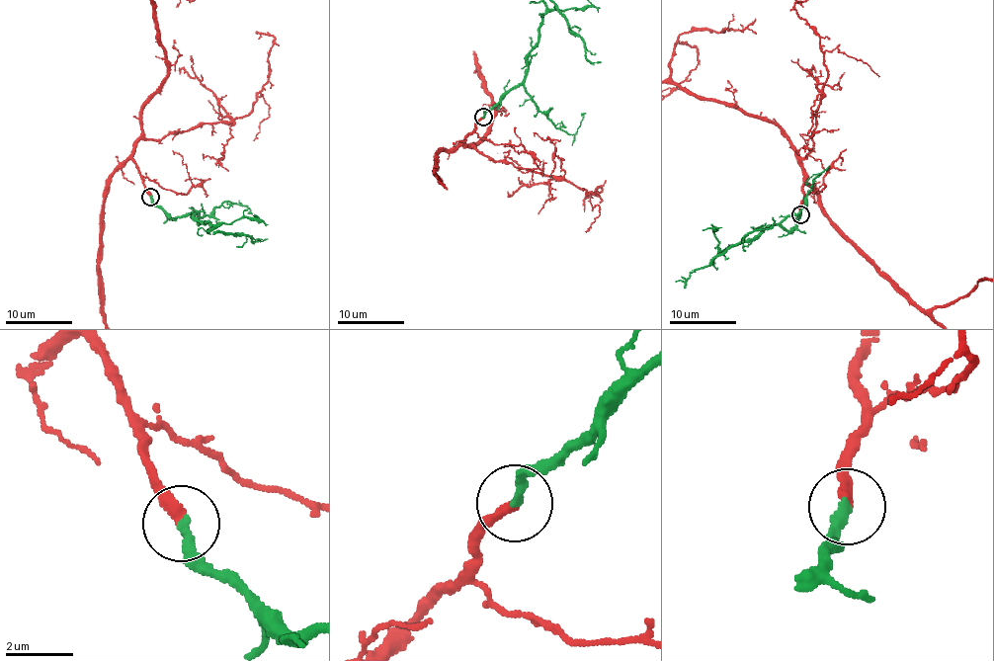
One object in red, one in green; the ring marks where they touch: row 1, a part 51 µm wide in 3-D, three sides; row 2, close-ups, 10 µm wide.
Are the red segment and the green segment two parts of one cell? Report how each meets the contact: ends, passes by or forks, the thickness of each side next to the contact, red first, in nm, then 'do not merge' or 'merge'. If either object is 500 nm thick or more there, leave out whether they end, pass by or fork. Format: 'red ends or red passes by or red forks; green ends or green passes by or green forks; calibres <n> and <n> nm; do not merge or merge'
red ends; green ends; calibres 320 and 280 nm; merge

